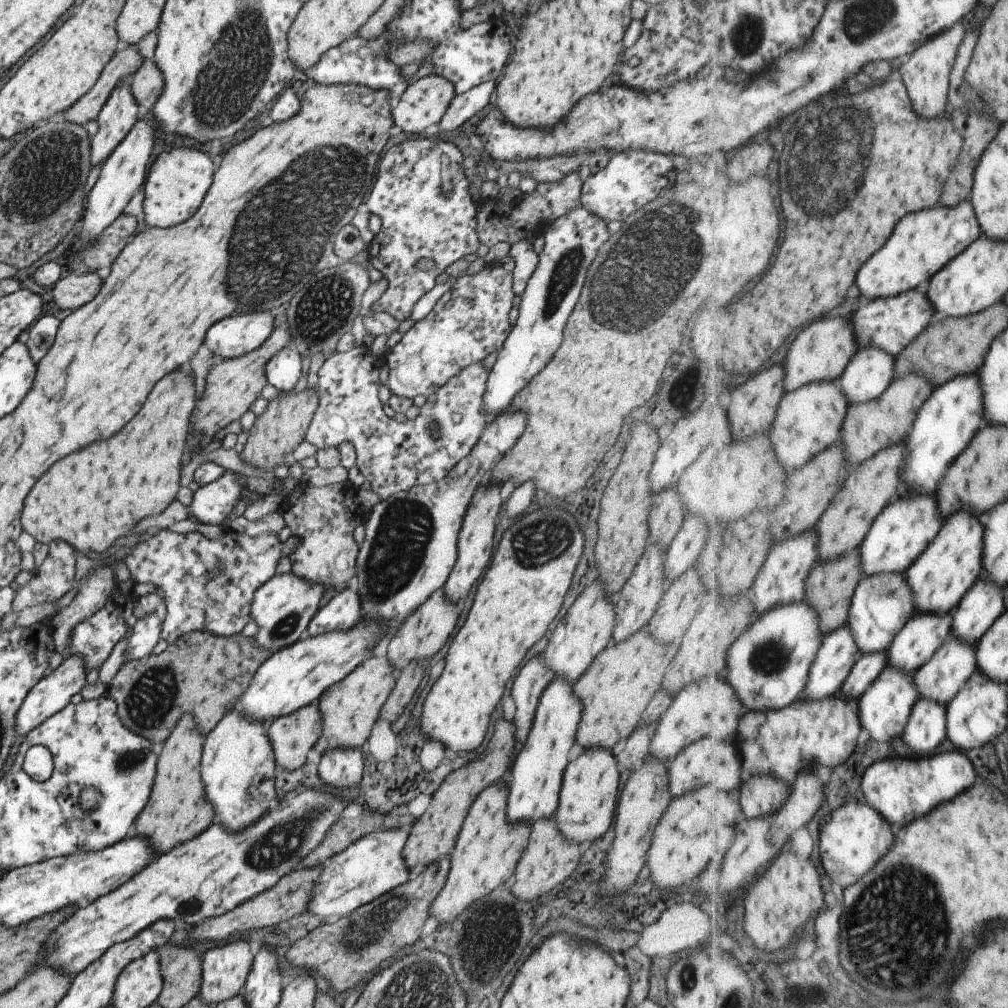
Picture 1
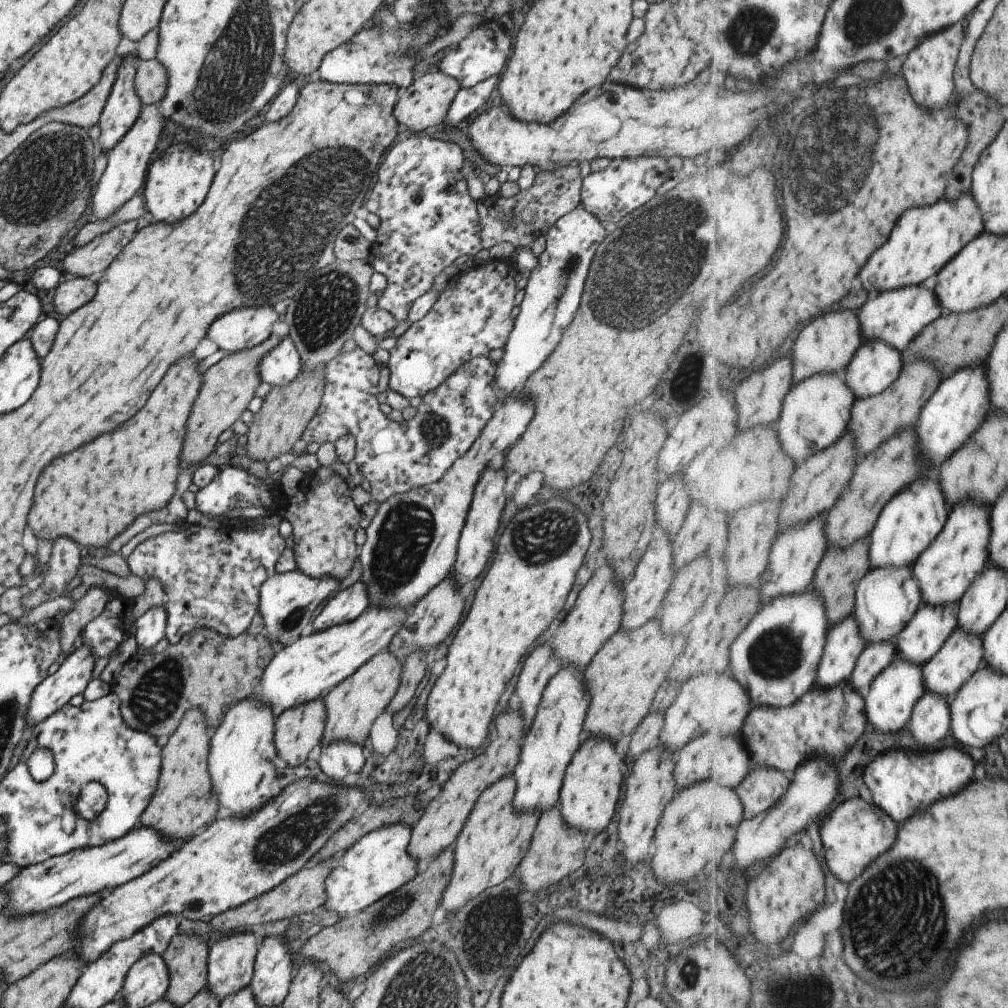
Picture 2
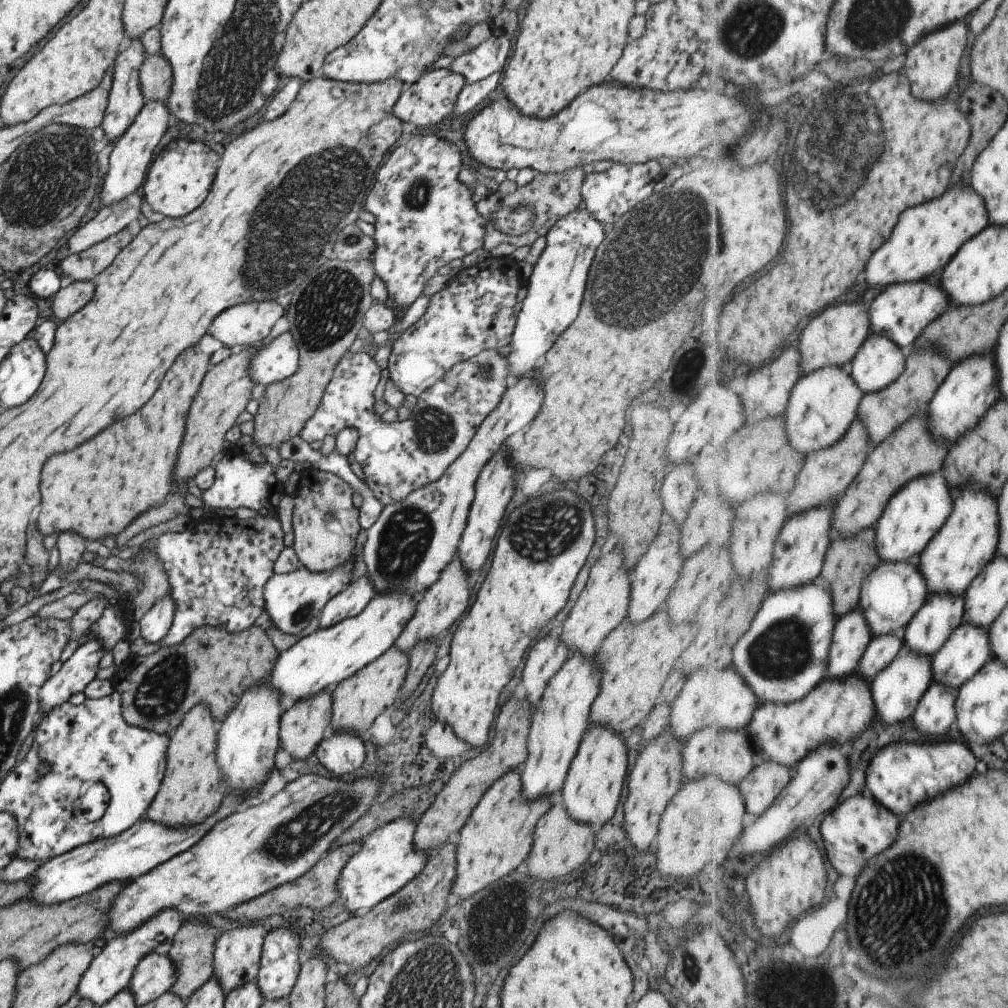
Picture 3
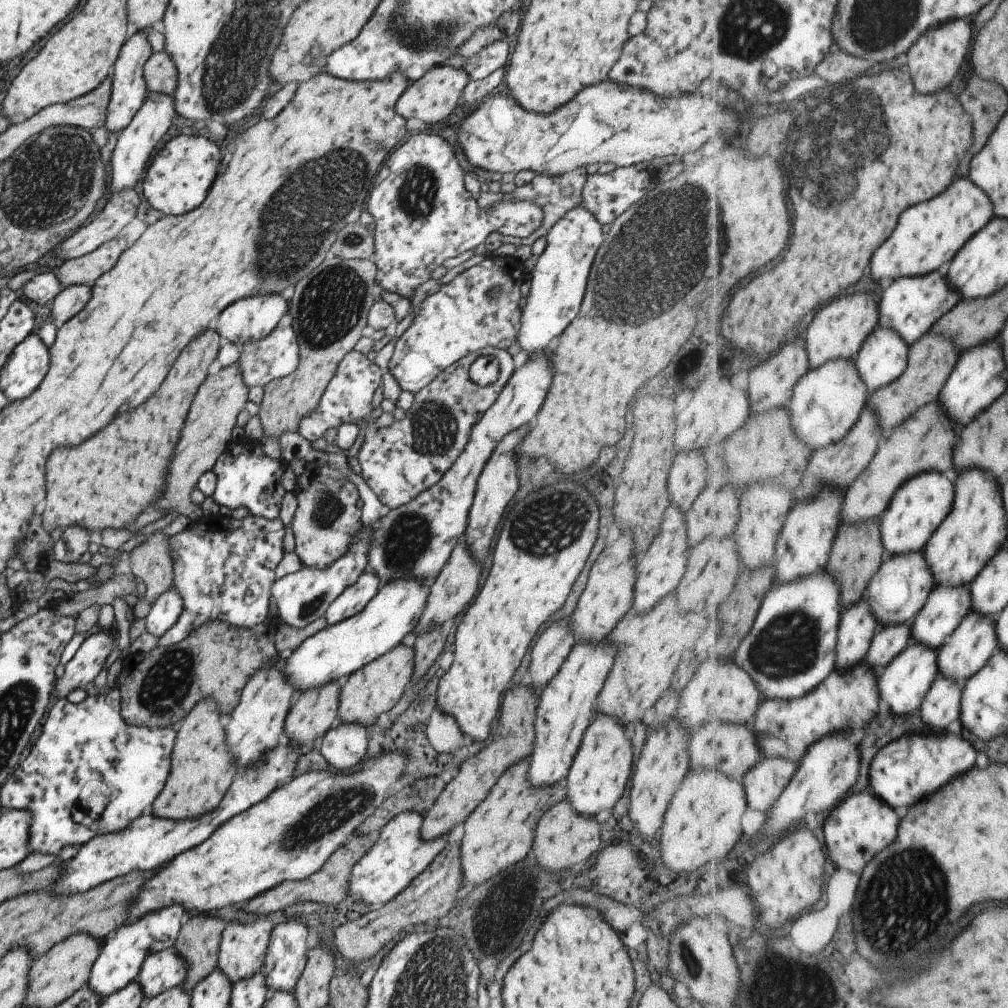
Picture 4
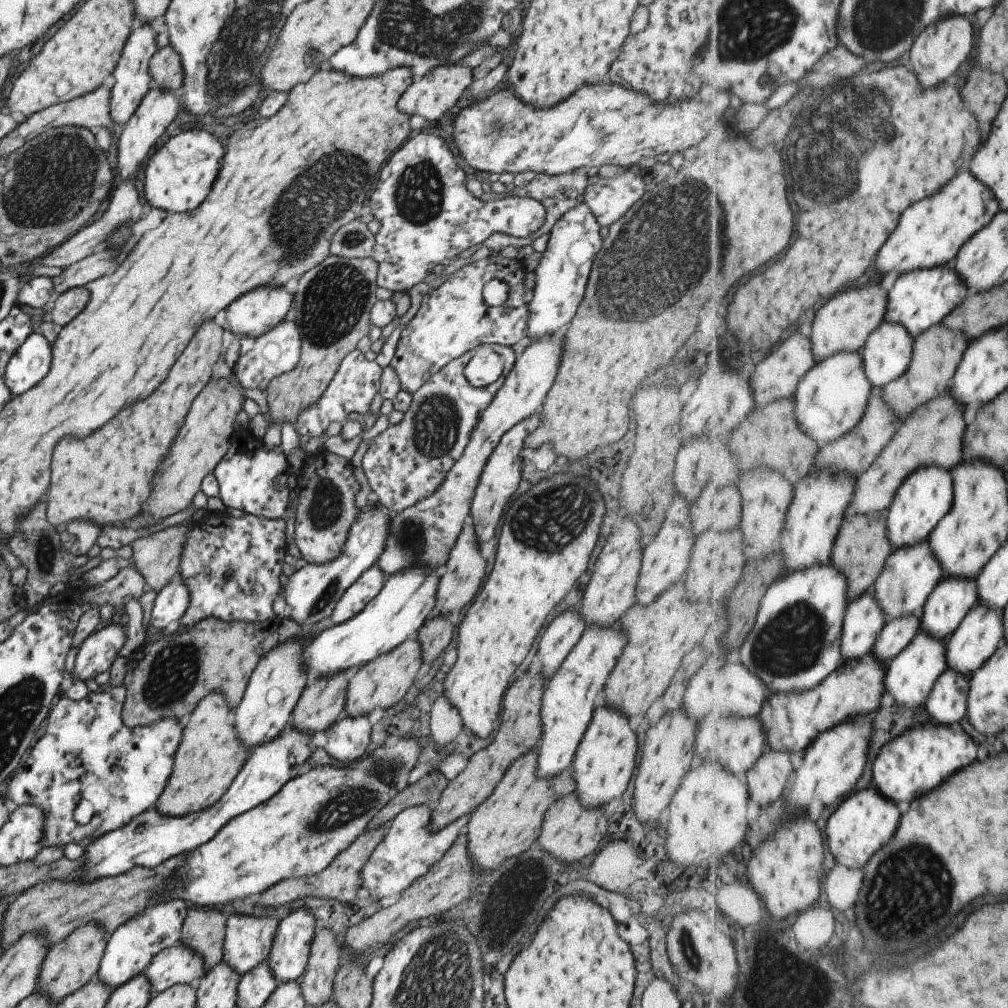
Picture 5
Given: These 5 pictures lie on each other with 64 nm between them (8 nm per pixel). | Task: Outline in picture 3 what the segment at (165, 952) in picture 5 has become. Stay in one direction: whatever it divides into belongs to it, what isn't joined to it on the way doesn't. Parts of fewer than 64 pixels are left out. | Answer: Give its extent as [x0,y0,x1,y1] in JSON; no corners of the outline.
[127,953,176,1006]

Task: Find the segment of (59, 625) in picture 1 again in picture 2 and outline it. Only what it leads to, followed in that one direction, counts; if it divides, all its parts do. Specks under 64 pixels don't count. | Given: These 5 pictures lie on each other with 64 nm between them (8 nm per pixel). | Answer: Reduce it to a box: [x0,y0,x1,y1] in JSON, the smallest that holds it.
[60,586,111,654]

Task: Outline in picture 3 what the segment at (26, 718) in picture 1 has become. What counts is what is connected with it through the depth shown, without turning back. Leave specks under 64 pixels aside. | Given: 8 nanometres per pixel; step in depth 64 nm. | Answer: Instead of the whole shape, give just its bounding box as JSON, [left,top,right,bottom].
[38,637,104,716]

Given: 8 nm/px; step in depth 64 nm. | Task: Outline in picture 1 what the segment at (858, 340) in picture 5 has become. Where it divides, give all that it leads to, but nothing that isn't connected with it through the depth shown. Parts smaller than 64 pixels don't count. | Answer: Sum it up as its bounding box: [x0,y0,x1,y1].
[785,317,859,394]

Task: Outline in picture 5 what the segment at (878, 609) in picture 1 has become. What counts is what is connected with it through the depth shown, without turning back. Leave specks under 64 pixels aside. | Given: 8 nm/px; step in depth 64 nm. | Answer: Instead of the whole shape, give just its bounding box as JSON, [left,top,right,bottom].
[873,539,944,620]

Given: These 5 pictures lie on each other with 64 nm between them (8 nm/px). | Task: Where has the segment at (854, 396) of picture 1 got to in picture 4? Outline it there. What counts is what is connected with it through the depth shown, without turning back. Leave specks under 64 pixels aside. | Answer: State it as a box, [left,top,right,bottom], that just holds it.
[855,326,910,393]

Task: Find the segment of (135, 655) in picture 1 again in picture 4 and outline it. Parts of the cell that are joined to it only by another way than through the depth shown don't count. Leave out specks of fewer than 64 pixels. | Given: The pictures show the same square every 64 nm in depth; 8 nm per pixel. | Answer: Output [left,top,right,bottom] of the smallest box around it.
[145,586,182,636]

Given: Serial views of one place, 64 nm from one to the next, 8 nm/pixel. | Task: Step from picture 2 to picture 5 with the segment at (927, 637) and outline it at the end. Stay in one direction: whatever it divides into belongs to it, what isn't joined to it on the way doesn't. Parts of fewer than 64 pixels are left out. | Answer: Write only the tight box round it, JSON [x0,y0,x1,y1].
[922,577,980,639]

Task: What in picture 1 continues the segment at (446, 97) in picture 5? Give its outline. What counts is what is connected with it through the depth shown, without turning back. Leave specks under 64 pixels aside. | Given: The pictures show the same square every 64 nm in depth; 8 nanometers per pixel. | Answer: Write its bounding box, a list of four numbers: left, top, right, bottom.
[391,73,454,134]

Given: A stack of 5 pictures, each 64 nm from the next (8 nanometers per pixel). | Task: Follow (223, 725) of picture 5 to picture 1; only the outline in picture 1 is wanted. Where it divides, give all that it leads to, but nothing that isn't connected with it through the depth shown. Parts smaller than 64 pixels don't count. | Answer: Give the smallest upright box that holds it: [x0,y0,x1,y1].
[131,715,214,856]

